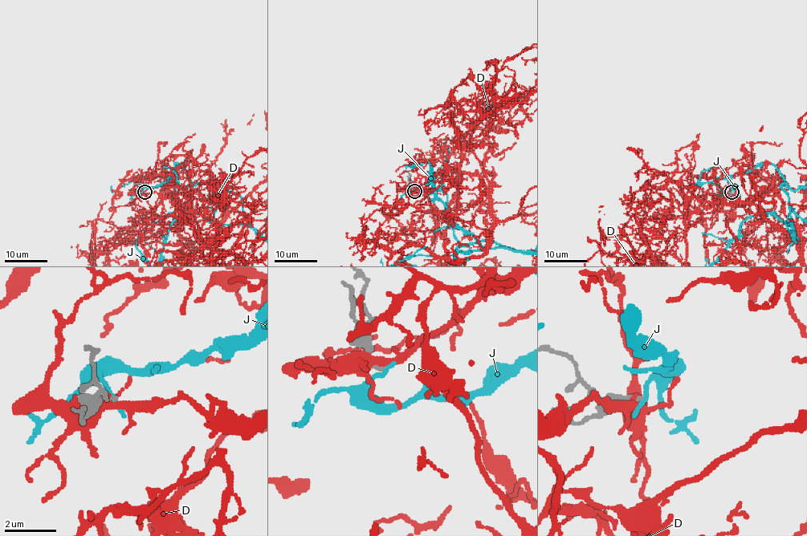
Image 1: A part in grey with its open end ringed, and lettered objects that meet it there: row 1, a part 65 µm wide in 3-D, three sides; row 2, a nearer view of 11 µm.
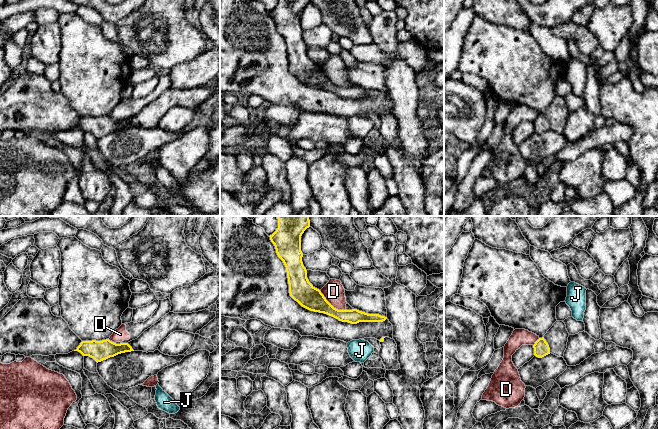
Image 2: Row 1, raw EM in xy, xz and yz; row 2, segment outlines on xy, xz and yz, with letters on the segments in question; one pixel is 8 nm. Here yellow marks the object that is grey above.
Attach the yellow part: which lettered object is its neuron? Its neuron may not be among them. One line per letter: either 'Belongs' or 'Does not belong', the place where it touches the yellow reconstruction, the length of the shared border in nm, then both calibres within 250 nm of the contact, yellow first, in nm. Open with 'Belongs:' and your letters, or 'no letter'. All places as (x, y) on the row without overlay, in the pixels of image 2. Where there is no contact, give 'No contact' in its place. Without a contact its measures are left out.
Belongs: no letter
D: Does not belong. Touches yellow at xz (330, 80). Shared border 280 nm. Thickness 190 nm (yellow) against 170 nm
J: Does not belong. No contact

